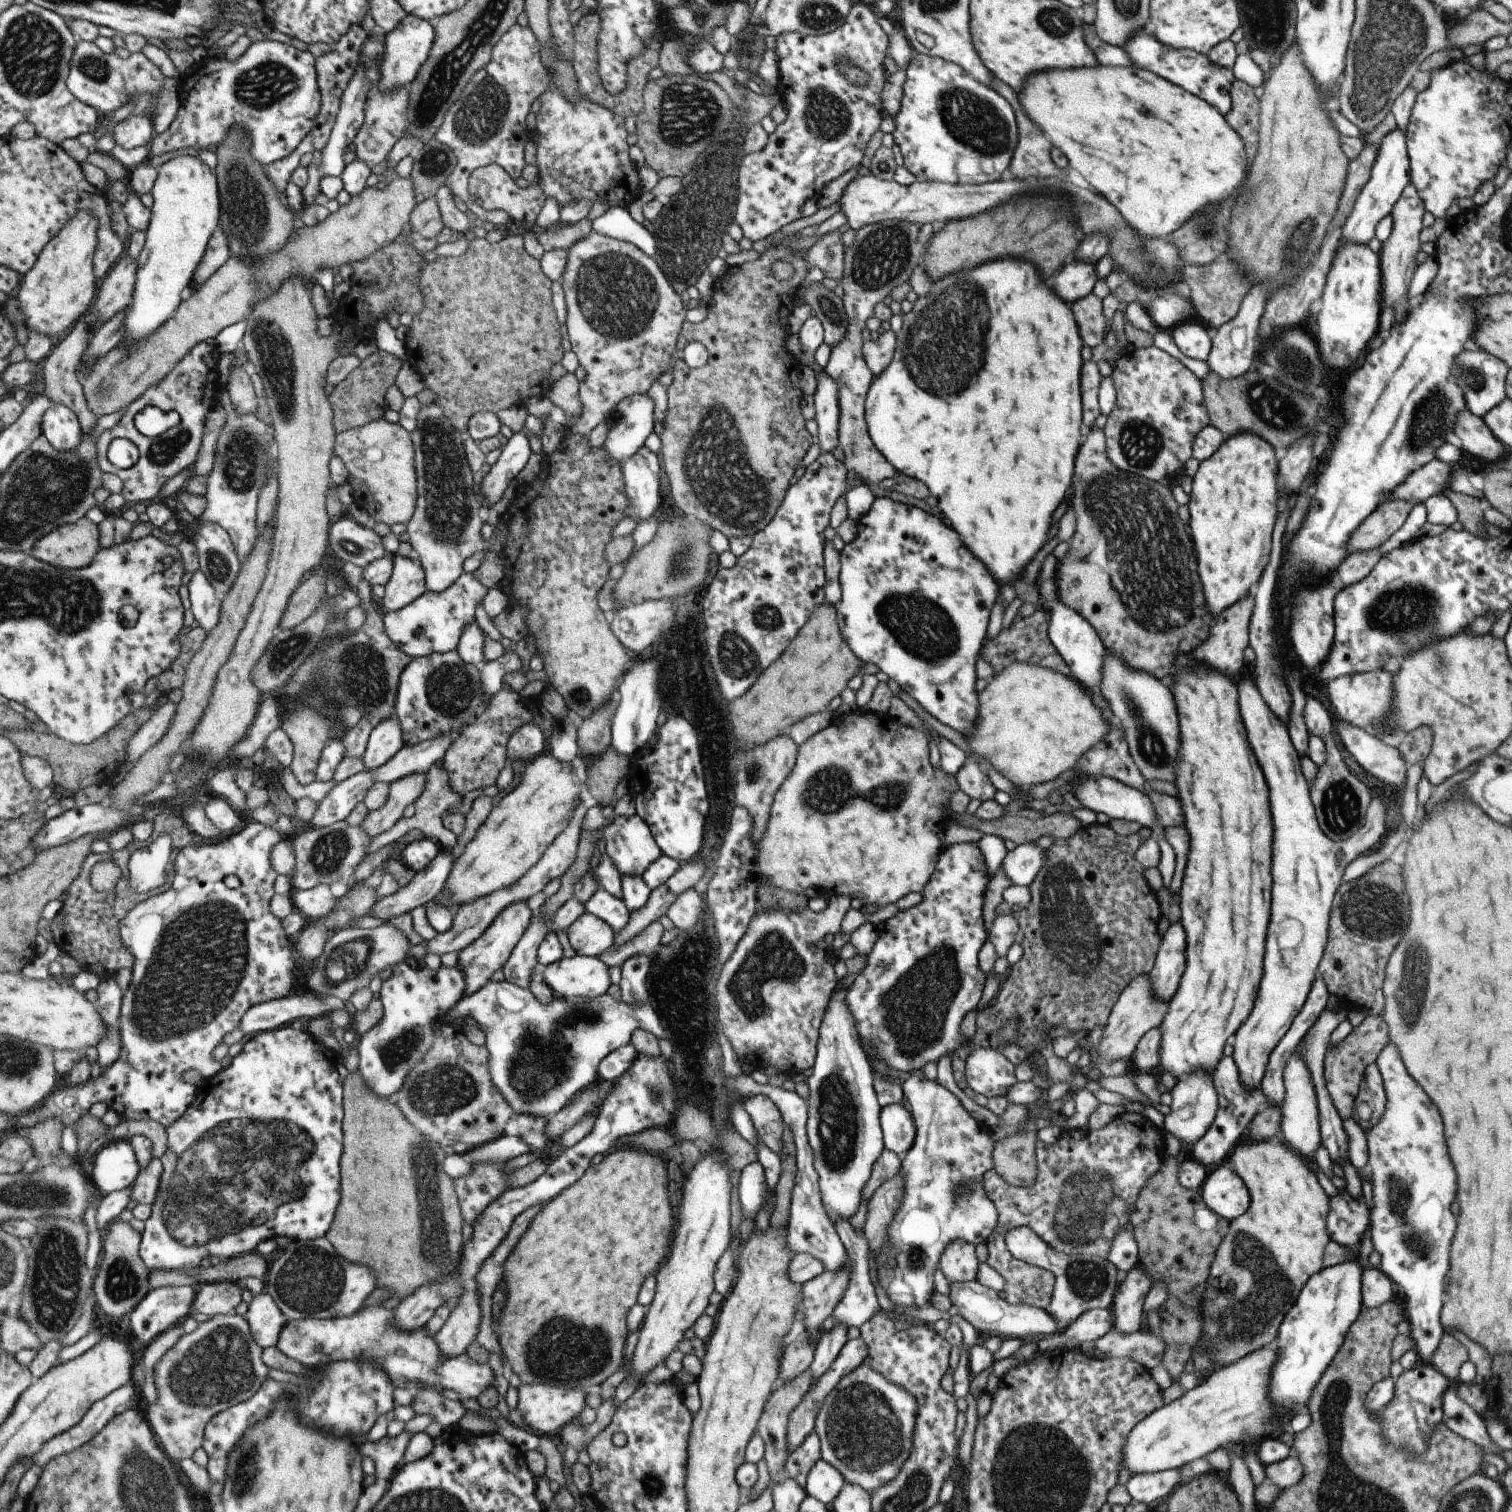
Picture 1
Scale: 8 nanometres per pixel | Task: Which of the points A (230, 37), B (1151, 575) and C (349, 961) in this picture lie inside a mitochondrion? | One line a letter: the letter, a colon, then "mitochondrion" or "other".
A: other
B: mitochondrion
C: mitochondrion

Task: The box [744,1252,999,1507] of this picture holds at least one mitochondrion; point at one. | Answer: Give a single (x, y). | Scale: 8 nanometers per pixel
(862, 1431)

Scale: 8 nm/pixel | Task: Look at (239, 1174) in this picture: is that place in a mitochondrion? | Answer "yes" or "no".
yes

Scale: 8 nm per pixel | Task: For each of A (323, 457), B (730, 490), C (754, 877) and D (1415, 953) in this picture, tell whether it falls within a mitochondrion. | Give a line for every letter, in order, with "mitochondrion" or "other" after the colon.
A: other
B: mitochondrion
C: other
D: mitochondrion

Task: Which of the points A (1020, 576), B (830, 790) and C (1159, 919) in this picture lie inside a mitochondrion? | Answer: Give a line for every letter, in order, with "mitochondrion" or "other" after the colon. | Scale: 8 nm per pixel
A: other
B: mitochondrion
C: other

